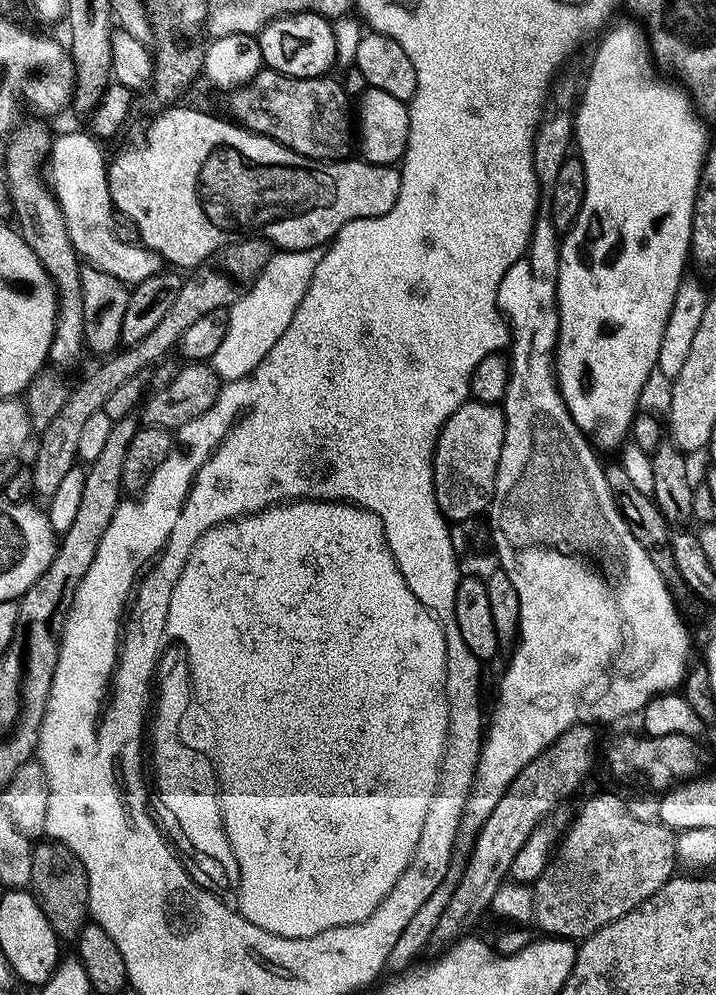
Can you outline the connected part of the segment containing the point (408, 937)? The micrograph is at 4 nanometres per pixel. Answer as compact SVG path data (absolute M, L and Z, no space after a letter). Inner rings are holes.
M504 556L498 561L498 568L509 575L521 602L519 637L514 644L516 653L500 680L500 708L493 710L492 721L486 724L486 735L480 746L480 760L476 764L476 778L472 782L456 831L446 878L442 878L438 890L434 890L434 894L422 902L421 909L414 914L414 918L410 918L406 930L398 934L398 942L394 942L394 950L390 950L388 955L388 964L396 974L404 972L413 963L411 960L424 947L432 944L435 927L451 896L455 894L476 836L490 818L504 791L514 782L515 776L537 755L546 751L548 745L555 742L568 727L588 722L588 714L592 712L586 704L596 702L604 692L604 670L612 656L612 592L608 586L598 582L598 578L586 572L578 562L562 556Z

